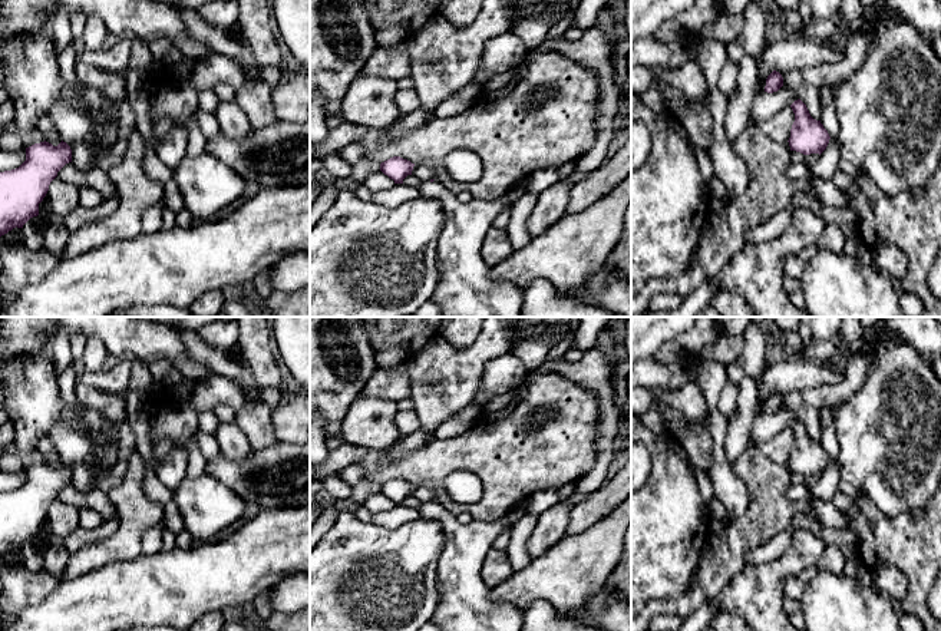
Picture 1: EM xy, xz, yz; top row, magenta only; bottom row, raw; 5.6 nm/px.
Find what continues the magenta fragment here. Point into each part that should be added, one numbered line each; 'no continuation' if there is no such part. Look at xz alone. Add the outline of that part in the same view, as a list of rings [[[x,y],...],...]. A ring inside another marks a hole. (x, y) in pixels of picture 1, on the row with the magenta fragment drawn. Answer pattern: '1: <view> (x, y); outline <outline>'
1: xz (465, 288); outline [[[438,181],[420,182],[417,188],[420,198],[439,201],[445,214],[436,245],[442,268],[432,294],[440,305],[440,317],[521,317],[524,293],[512,283],[491,278],[491,268],[481,255],[495,217],[512,202],[506,196],[459,202]]]

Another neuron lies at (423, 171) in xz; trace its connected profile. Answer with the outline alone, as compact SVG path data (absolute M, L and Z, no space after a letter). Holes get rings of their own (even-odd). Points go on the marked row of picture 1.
M416 163L412 174L419 178L422 182L435 179L435 175L442 171L440 166L432 163Z

